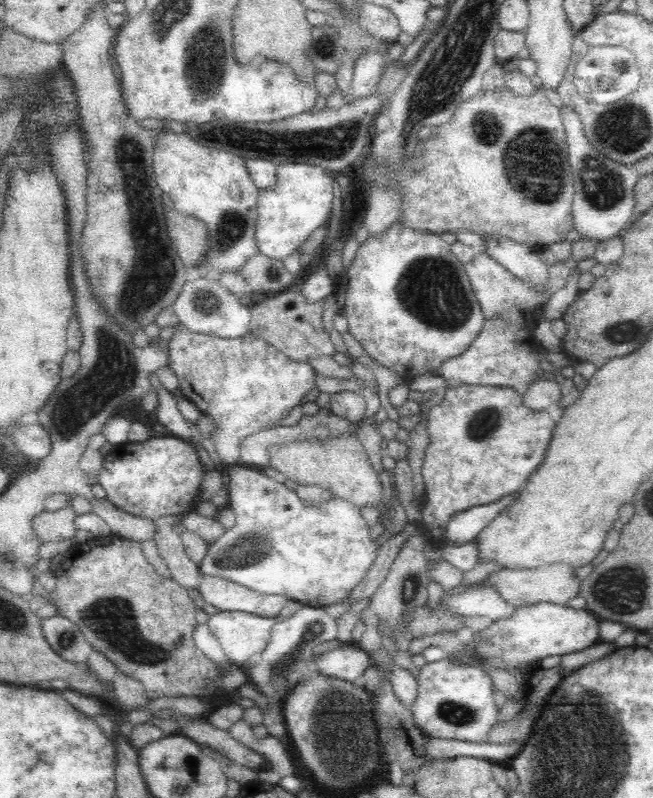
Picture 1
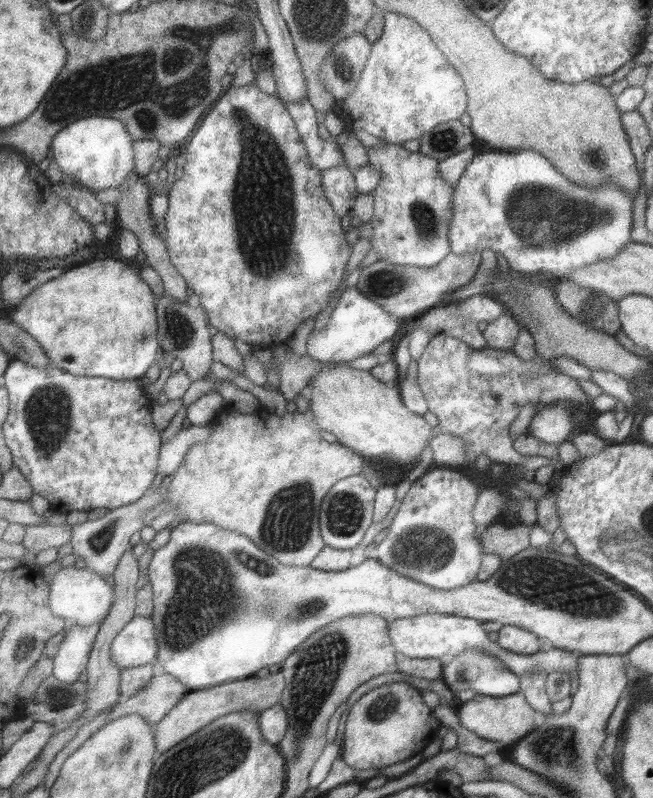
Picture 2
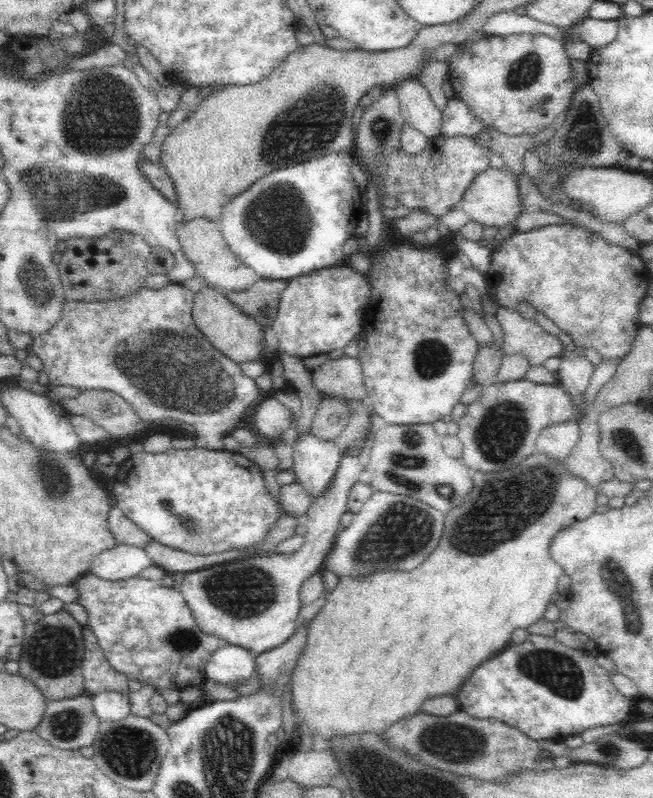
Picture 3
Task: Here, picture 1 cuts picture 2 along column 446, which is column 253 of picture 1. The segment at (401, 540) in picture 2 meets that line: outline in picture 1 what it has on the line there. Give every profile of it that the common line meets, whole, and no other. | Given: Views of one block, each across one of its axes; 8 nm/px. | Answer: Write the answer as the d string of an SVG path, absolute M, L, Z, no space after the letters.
M241 464L227 465L223 470L223 474L226 480L225 487L228 490L228 496L230 498L226 506L234 511L236 522L235 525L226 530L218 540L209 543L205 554L206 556L202 558L202 562L198 565L202 576L221 576L236 584L247 586L260 594L284 595L289 599L301 602L303 605L310 605L313 607L323 608L324 606L336 604L337 602L341 602L345 598L348 598L350 591L360 584L362 577L366 575L366 572L370 570L370 566L374 564L374 560L376 560L376 556L378 556L377 550L379 549L376 548L376 545L379 542L374 542L369 537L368 523L361 515L360 509L354 507L348 500L337 497L333 497L320 506L316 506L316 504L305 506L298 498L295 491L292 492L292 490L288 490L283 483L276 482L273 478L264 475L262 471L258 472L258 470L252 470L249 466Z

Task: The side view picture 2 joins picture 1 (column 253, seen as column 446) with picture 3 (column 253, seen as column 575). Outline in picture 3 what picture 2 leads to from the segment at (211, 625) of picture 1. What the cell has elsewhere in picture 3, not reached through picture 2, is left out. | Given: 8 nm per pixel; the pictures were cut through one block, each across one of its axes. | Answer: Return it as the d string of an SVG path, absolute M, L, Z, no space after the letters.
M227 645L215 650L205 668L206 678L228 684L248 679L255 673L256 655L241 646Z

